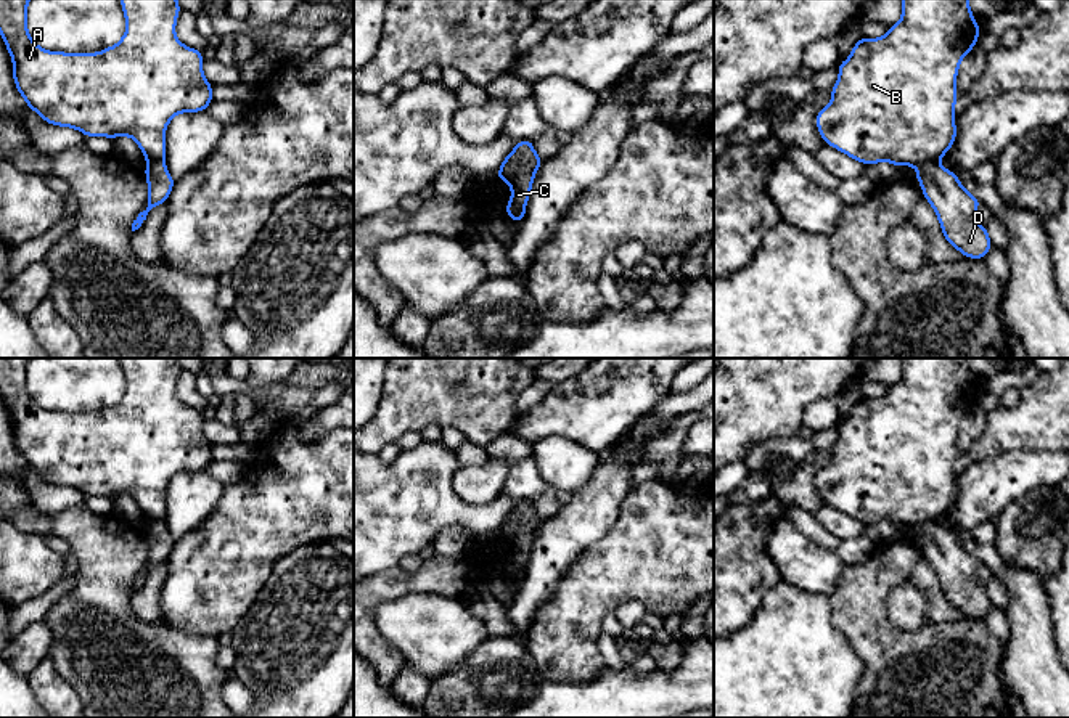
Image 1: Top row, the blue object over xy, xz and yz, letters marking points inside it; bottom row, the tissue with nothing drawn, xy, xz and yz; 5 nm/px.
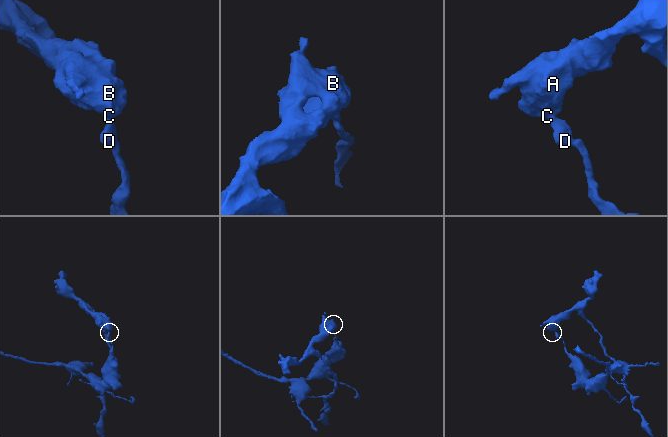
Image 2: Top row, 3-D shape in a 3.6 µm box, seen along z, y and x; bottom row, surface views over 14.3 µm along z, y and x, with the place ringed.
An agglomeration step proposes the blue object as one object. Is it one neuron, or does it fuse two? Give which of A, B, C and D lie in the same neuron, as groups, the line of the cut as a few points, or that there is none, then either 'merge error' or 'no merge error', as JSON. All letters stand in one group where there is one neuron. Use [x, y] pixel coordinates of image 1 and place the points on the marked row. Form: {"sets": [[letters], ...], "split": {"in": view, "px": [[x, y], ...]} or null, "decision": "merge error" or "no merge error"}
{"sets": [["A", "B", "C"], ["D"]], "split": {"in": "yz", "px": [[937, 159], [928, 159], [917, 169]]}, "decision": "merge error"}

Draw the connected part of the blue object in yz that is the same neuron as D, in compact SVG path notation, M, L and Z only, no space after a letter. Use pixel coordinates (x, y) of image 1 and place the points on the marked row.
M928 161L916 169L923 196L932 206L948 244L968 259L984 259L990 252L990 236L976 220L981 201L958 180L955 172L939 161Z

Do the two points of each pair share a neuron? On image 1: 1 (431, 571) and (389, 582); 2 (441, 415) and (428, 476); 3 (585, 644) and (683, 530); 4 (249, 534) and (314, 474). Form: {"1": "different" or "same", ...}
{"1": "same", "2": "different", "3": "same", "4": "same"}

